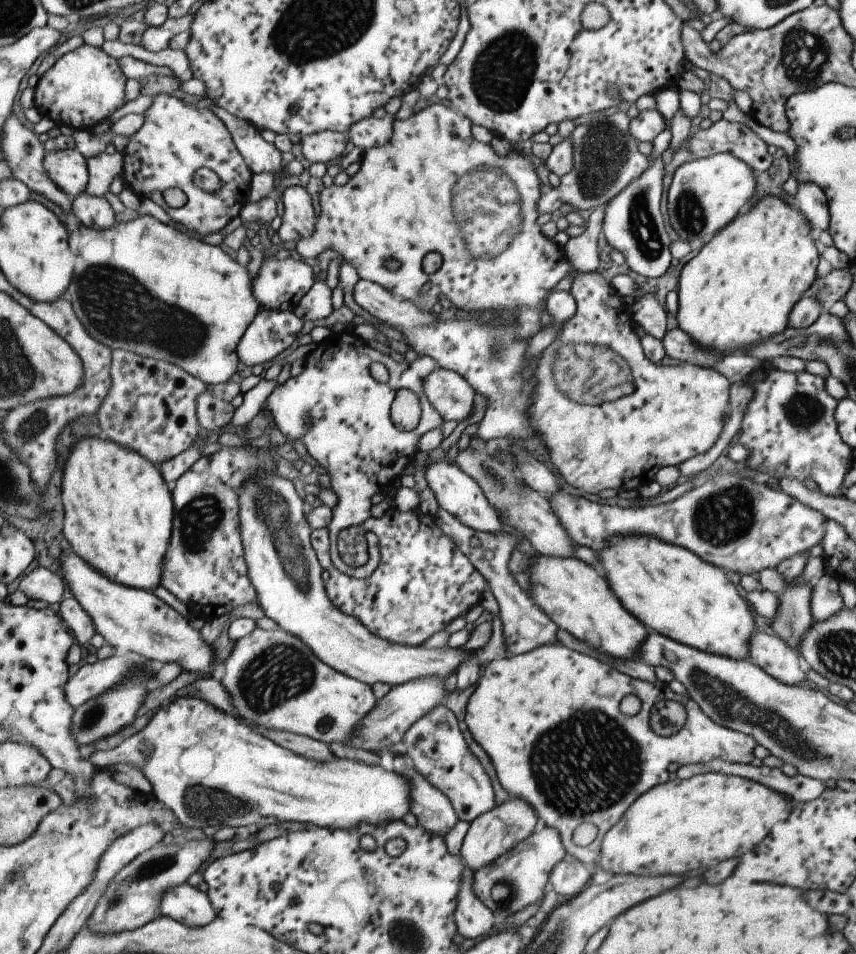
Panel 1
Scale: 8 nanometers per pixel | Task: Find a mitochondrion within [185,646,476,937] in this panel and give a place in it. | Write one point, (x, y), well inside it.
(327, 723)

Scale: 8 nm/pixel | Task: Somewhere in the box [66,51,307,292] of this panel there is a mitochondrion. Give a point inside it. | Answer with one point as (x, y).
(174, 122)

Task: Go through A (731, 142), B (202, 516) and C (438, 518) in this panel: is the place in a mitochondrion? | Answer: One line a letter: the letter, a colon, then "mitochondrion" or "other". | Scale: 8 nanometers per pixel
A: other
B: mitochondrion
C: other

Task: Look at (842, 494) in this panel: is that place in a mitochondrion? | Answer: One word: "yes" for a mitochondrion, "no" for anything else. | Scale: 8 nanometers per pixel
no

